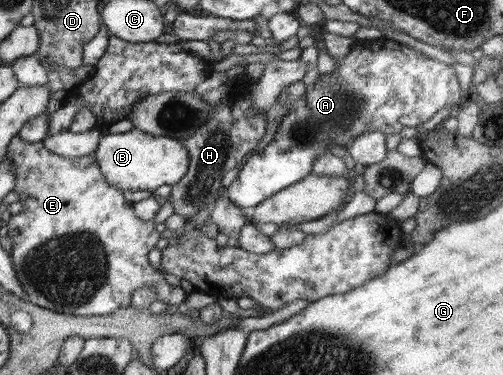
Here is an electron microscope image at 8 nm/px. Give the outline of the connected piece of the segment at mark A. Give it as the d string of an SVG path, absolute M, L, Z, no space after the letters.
M391 38L356 40L349 53L339 60L329 75L322 75L318 82L306 86L306 93L302 98L291 98L274 138L264 149L256 150L245 159L243 168L226 188L227 197L232 199L237 207L256 207L268 197L275 196L277 192L309 176L318 157L330 151L331 145L348 146L356 137L364 135L364 132L370 129L387 136L393 133L397 135L403 127L417 128L443 107L461 104L463 101L461 86L453 67L439 63L423 52Z

